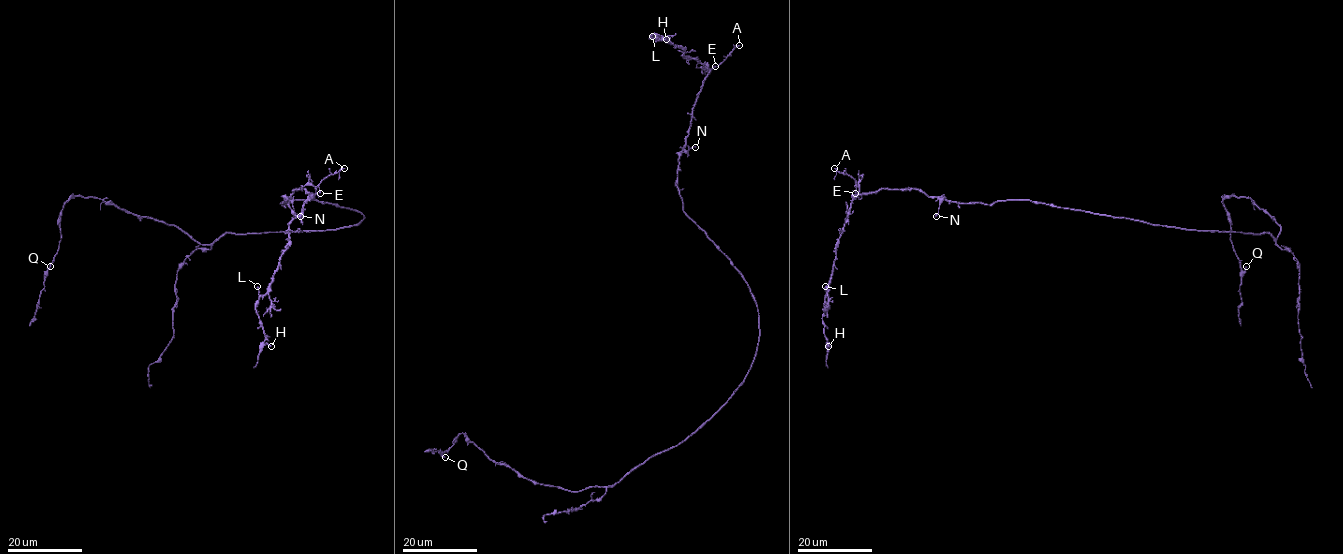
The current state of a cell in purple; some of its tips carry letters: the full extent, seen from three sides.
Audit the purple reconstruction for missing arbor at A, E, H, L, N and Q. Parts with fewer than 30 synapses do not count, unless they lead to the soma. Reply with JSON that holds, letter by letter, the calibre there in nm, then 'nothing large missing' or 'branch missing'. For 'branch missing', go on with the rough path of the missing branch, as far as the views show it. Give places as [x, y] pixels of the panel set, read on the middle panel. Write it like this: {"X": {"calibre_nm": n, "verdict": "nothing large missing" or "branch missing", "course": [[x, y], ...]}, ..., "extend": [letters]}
{"A": {"calibre_nm": 200, "verdict": "branch missing", "course": [[739, 45], [754, 45], [756, 54], [743, 53], [725, 42], [722, 45], [709, 40], [699, 41]]}, "E": {"calibre_nm": 140, "verdict": "nothing large missing"}, "H": {"calibre_nm": 150, "verdict": "nothing large missing"}, "L": {"calibre_nm": 170, "verdict": "nothing large missing"}, "N": {"calibre_nm": 120, "verdict": "nothing large missing"}, "Q": {"calibre_nm": 180, "verdict": "nothing large missing"}, "extend": ["A"]}

